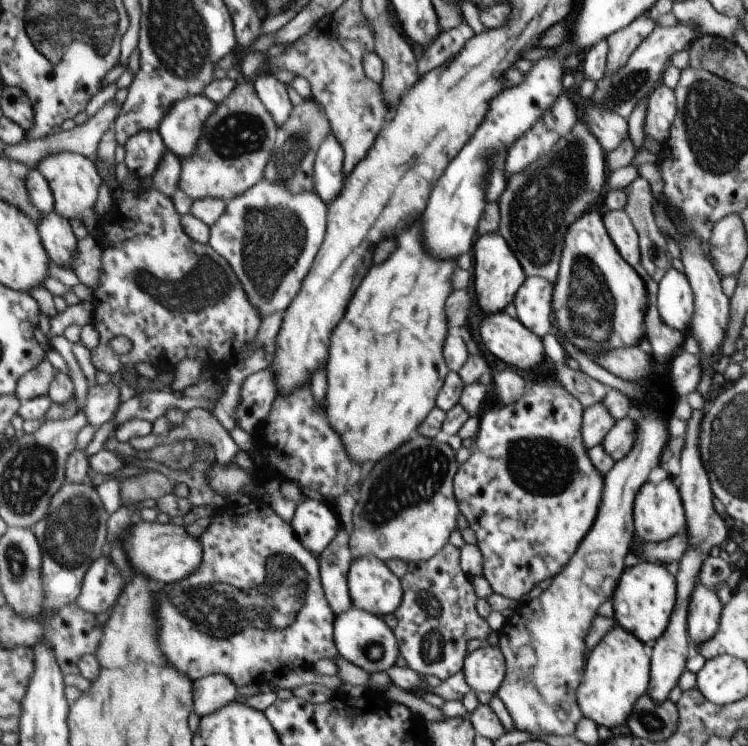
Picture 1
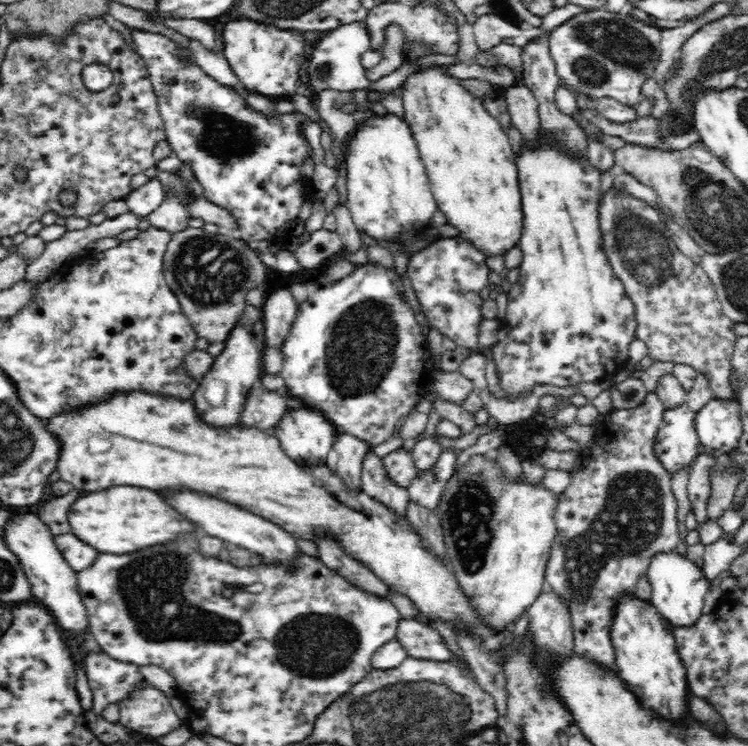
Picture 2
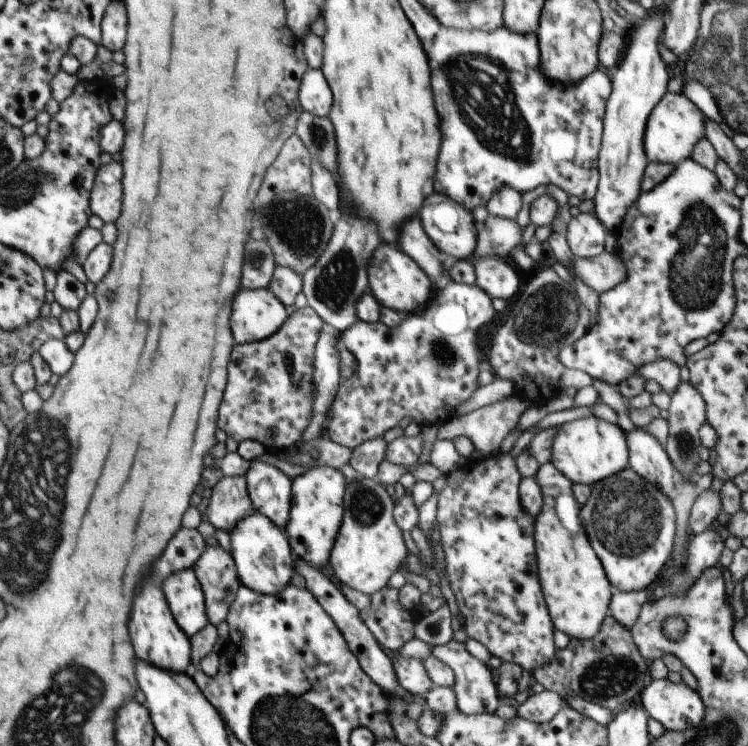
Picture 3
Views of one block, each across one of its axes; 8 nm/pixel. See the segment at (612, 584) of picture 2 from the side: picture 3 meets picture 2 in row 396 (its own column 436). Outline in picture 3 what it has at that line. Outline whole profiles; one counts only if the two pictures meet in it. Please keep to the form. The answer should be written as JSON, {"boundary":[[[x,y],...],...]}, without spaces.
{"boundary":[[[451,639],[447,644],[432,647],[431,656],[453,668],[456,685],[453,687],[457,699],[457,710],[466,715],[495,713],[499,707],[497,684],[492,680],[488,664],[483,664],[468,652],[464,643]]]}

